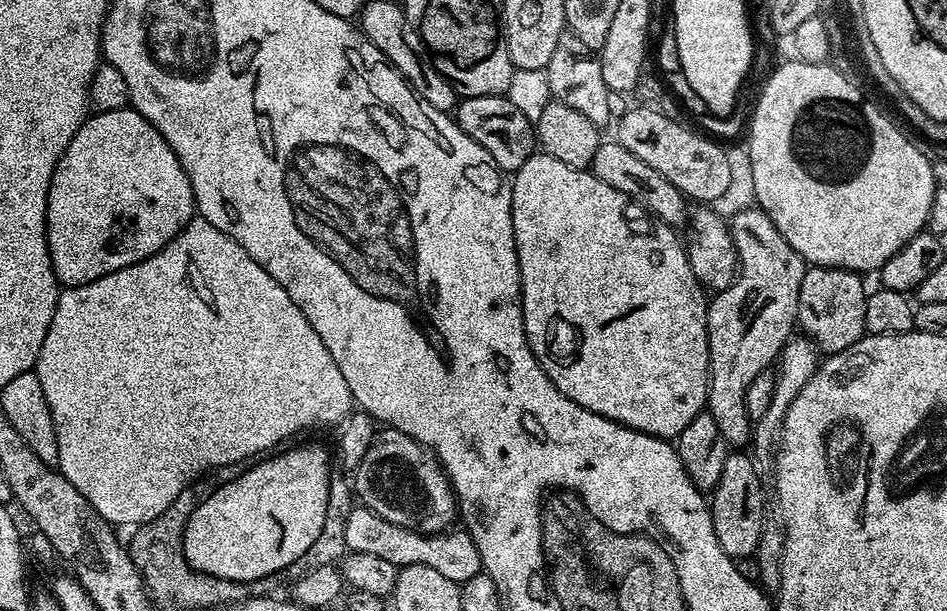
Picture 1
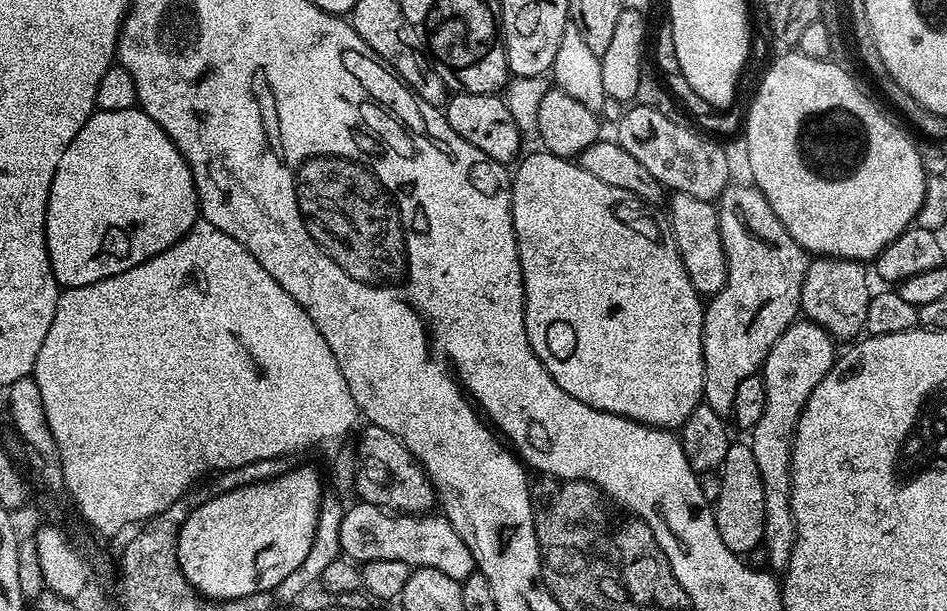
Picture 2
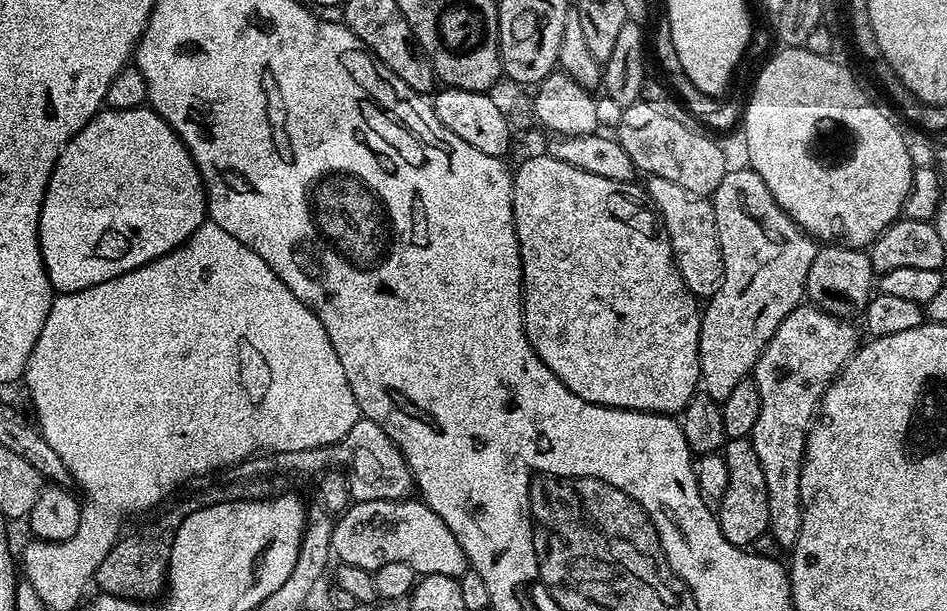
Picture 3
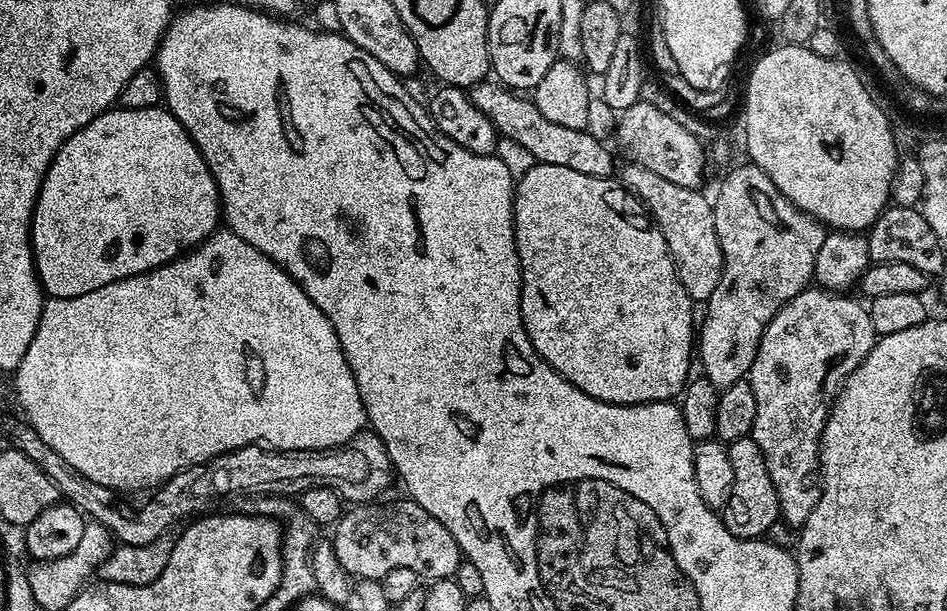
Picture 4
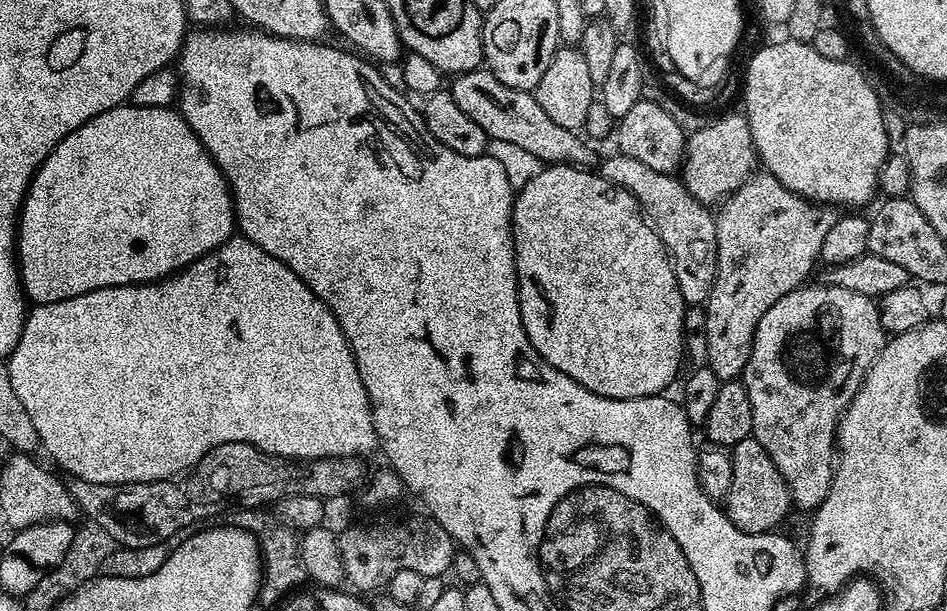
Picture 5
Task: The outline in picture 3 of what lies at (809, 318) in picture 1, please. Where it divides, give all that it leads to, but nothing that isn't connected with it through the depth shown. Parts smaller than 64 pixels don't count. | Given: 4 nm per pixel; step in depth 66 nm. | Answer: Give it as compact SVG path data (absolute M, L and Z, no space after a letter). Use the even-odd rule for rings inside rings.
M839 242L829 243L817 251L810 266L806 296L815 307L832 316L856 318L874 295L874 273L867 251L863 248L849 248Z

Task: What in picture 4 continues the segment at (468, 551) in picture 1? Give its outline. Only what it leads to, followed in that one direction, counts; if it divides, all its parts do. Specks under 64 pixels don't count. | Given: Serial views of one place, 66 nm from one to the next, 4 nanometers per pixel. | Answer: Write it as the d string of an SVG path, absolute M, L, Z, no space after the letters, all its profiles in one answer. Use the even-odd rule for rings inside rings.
M410 498L393 504L369 502L349 507L334 525L331 555L346 570L349 577L358 580L383 581L394 570L414 570L428 582L451 580L462 563L462 553L454 534L426 514Z

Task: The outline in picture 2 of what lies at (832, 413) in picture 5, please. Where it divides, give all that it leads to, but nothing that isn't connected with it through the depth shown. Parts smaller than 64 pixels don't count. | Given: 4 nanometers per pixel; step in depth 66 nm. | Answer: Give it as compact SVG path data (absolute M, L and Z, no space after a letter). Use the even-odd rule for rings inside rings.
M807 318L797 319L774 342L770 354L764 359L762 375L766 386L766 410L762 410L762 418L758 418L758 426L750 430L750 443L754 450L754 458L758 462L758 474L762 478L762 494L766 498L766 518L764 519L763 551L768 551L767 567L773 573L783 574L788 570L788 563L796 545L796 523L792 513L792 438L796 435L796 423L818 382L826 378L838 355L838 344L833 336L822 326L812 323Z

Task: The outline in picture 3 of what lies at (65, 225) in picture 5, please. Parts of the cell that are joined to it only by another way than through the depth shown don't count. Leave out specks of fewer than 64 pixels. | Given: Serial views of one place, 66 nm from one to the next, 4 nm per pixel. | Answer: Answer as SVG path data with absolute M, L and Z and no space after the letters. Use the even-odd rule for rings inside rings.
M105 107L96 113L94 119L86 122L86 126L78 135L72 137L72 141L61 152L48 183L44 205L40 211L40 253L46 266L46 274L50 278L53 289L60 294L86 290L90 286L98 286L98 282L110 282L110 278L118 278L118 274L126 274L138 266L149 264L159 256L165 256L179 244L185 244L190 234L194 234L194 230L198 230L198 226L204 223L207 211L208 197L204 195L204 183L200 171L196 168L188 147L180 141L176 131L159 114L152 111L151 107L130 110Z

